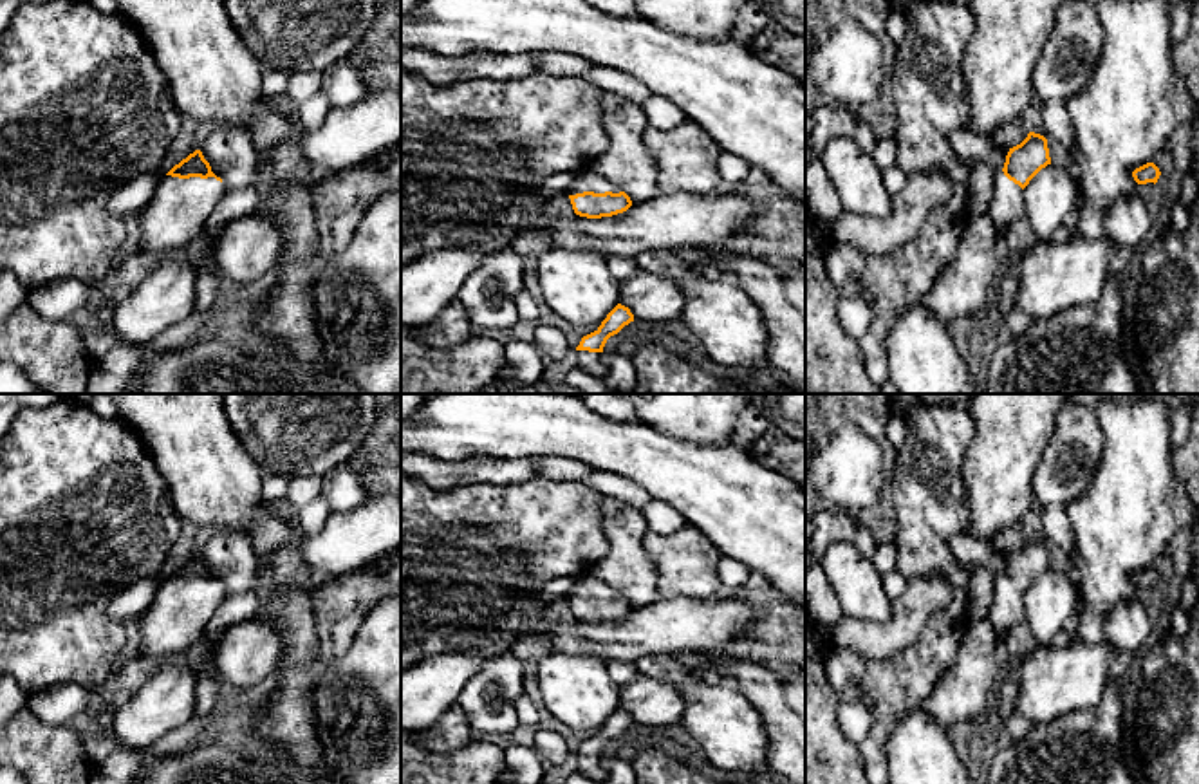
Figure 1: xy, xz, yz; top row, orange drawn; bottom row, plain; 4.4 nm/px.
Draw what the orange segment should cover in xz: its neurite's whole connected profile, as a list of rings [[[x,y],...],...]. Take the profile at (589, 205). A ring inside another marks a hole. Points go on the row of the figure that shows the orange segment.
[[[590,168],[578,170],[578,179],[567,190],[567,195],[574,213],[587,219],[612,217],[632,206],[625,191]]]

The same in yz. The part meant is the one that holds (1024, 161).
[[[1029,132],[1020,145],[1009,148],[988,204],[988,215],[1000,238],[1024,217],[1024,188],[1047,164],[1051,164],[1047,139],[1040,134]]]

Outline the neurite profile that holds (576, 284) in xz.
[[[549,247],[536,257],[536,278],[544,303],[576,327],[596,327],[618,305],[619,280],[607,264],[607,257],[585,249]]]

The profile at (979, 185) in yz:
[[[982,161],[962,163],[968,170],[964,190],[970,217],[988,213],[988,204],[993,197],[993,182],[1002,168],[990,166]]]

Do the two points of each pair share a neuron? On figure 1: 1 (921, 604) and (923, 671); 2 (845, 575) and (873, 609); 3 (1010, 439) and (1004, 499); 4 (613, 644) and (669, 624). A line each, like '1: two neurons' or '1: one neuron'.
1: two neurons
2: one neuron
3: one neuron
4: one neuron

